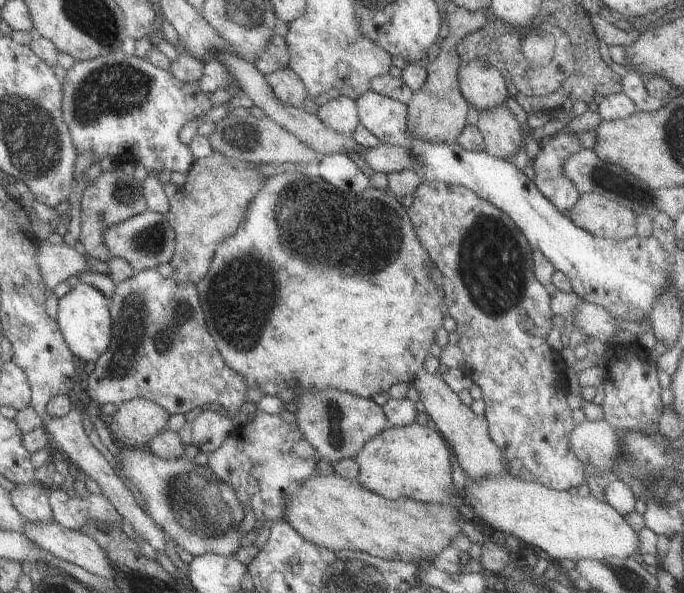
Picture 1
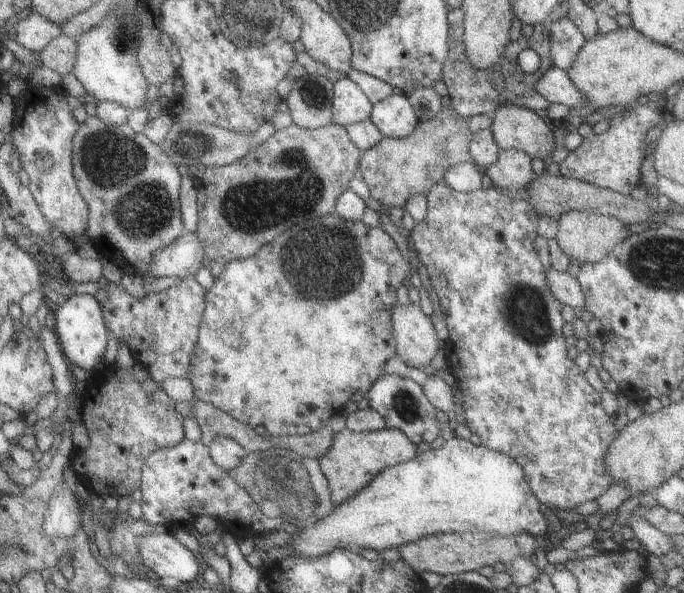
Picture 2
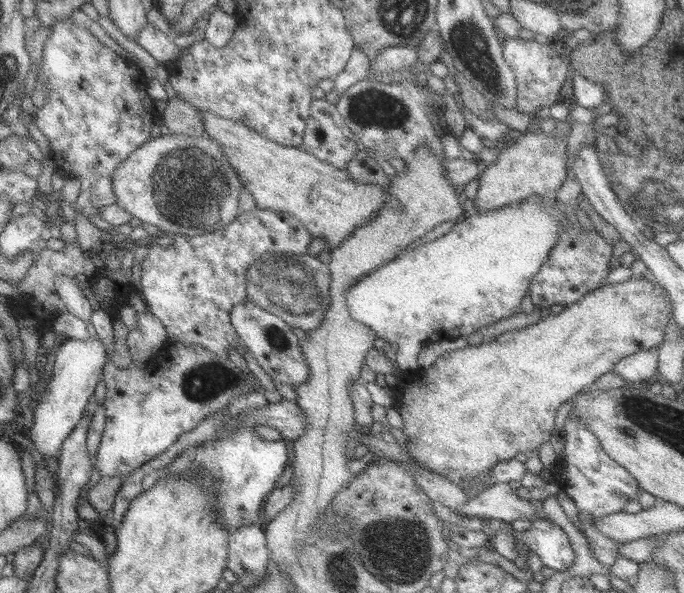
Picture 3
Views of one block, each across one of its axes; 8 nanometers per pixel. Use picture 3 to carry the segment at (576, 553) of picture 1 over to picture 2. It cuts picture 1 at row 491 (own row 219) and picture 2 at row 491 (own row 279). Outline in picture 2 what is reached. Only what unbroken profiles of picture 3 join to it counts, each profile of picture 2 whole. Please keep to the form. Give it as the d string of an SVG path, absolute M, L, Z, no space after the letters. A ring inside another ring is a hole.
M453 437L436 450L431 448L410 461L384 469L356 497L336 505L326 519L316 525L300 527L299 533L291 536L294 542L288 545L296 548L293 555L316 559L337 547L356 550L360 546L375 551L392 549L431 533L485 533L500 537L525 533L535 538L550 528L549 521L540 511L540 505L530 489L524 470L509 455Z

